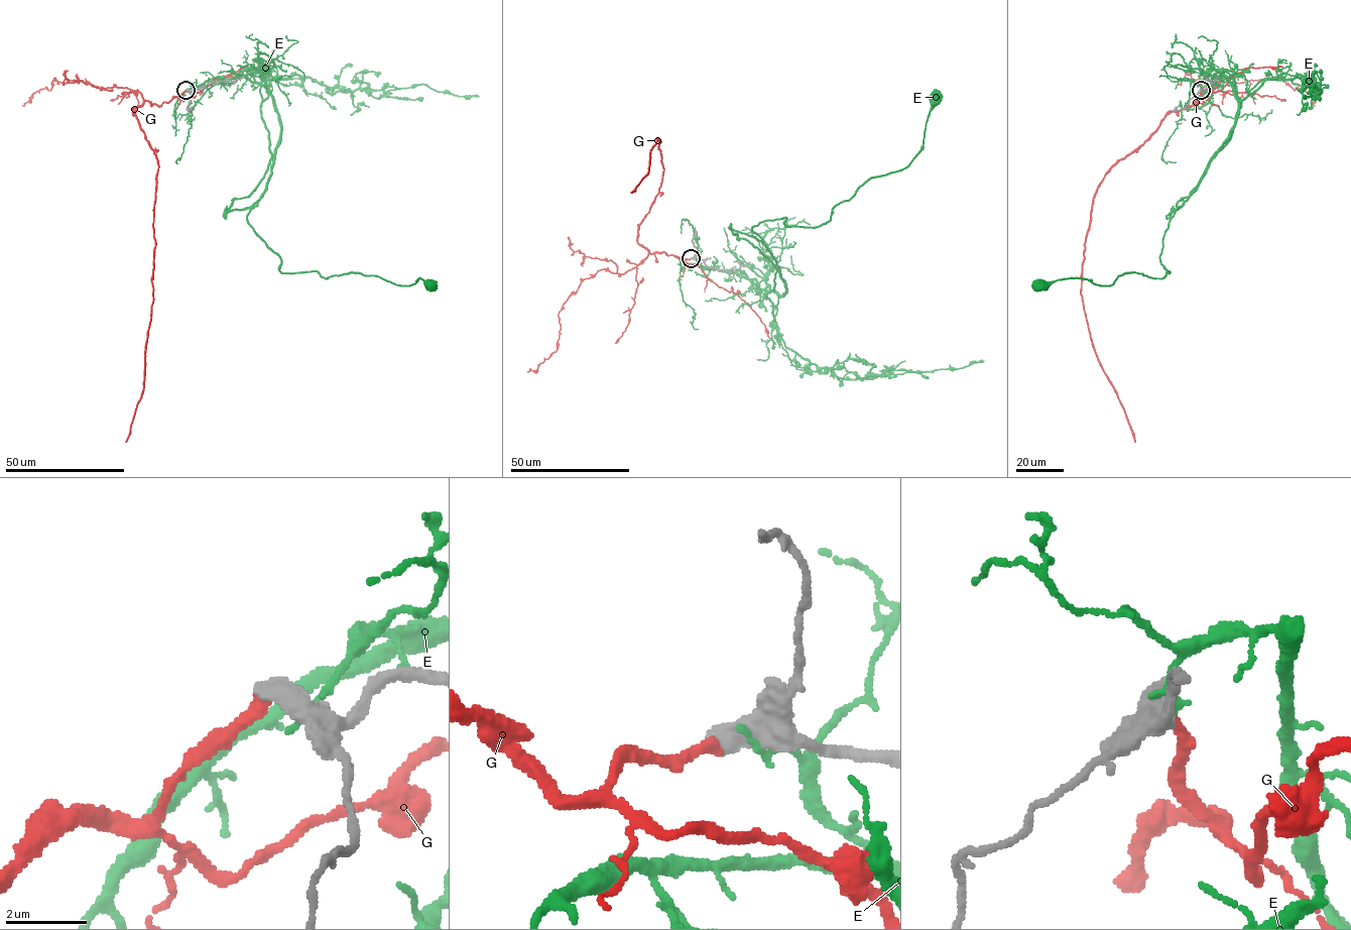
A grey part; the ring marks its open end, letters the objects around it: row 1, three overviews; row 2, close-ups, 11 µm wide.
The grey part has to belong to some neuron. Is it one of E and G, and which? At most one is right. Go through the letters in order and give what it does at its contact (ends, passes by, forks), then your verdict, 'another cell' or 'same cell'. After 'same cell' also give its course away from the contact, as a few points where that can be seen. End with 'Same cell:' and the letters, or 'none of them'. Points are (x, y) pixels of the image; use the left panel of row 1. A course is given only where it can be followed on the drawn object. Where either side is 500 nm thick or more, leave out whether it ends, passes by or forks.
E: it ends there; another cell
G: same cell; it runs (186, 89), (159, 106), (145, 101), (132, 108), (158, 168), (144, 387), (125, 442)
Same cell: G

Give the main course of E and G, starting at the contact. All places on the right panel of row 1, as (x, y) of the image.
E: (1201, 91), (1223, 77), (1240, 109), (1231, 137), (1171, 219), (1160, 256), (1170, 272), (1039, 283)
G: (1201, 89), (1195, 106), (1171, 111), (1105, 176), (1085, 244), (1081, 296), (1090, 340), (1135, 442)

